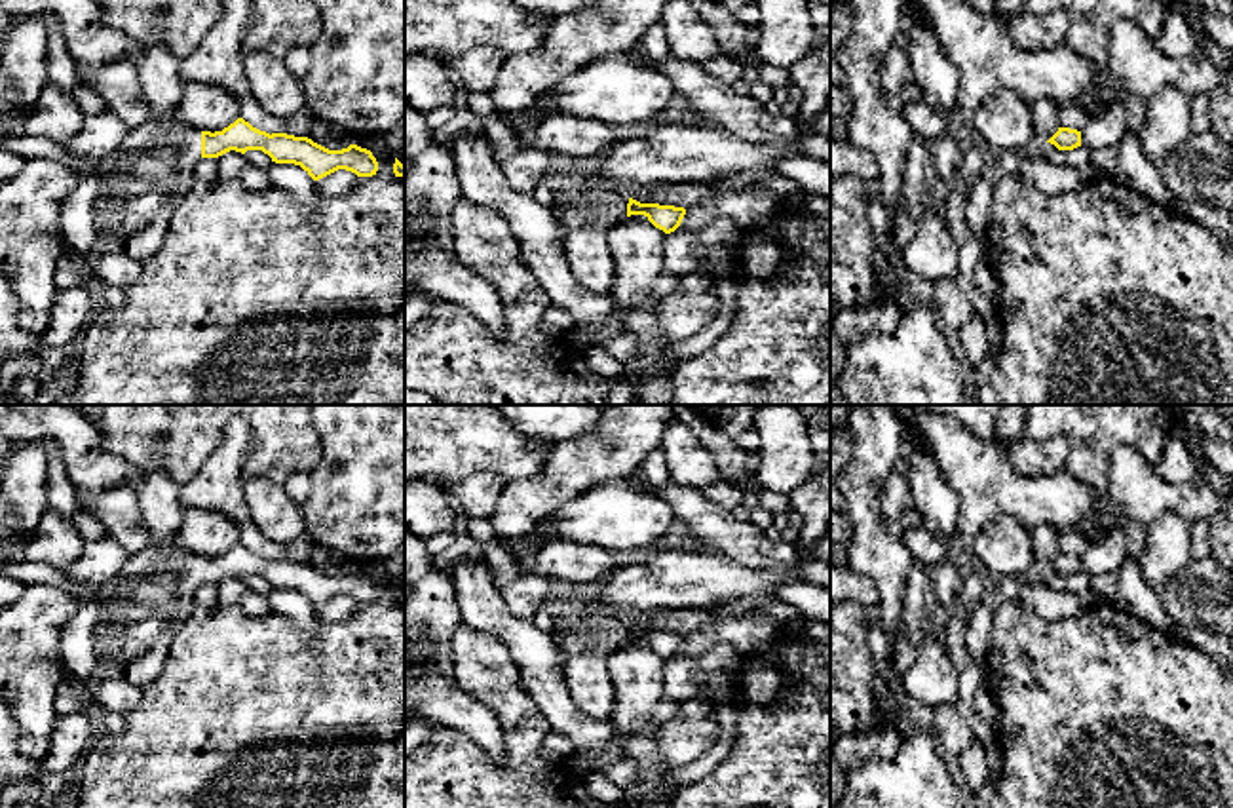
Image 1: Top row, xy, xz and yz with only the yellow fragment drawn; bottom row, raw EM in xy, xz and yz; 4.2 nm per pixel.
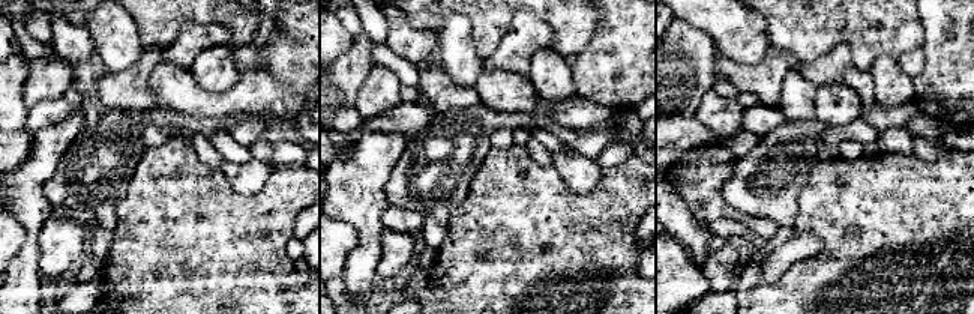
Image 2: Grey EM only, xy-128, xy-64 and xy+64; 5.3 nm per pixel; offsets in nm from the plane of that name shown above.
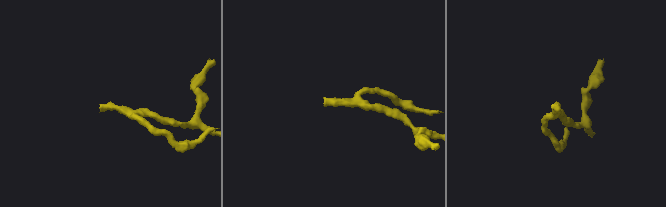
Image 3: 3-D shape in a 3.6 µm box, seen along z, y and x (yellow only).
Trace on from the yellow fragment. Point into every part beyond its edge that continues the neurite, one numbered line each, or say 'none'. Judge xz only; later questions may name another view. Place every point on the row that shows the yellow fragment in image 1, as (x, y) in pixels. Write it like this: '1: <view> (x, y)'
1: xz (582, 204)

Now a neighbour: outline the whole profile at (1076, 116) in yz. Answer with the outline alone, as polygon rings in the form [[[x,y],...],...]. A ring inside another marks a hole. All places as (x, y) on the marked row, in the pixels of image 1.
[[[1073,103],[1072,106],[1066,106],[1062,110],[1064,127],[1081,131],[1089,120],[1091,120],[1091,114],[1085,105]]]

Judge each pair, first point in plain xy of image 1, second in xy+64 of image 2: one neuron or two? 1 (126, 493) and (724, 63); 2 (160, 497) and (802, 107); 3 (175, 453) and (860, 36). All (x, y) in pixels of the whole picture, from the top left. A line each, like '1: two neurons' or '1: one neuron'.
1: one neuron
2: one neuron
3: one neuron

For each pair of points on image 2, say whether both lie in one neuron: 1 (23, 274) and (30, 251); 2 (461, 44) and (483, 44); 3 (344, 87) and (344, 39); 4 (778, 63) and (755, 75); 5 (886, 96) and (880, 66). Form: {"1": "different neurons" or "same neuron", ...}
{"1": "same neuron", "2": "different neurons", "3": "different neurons", "4": "same neuron", "5": "same neuron"}

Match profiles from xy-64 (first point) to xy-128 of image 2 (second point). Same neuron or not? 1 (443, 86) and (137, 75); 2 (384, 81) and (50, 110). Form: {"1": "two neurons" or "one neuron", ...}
{"1": "one neuron", "2": "two neurons"}

